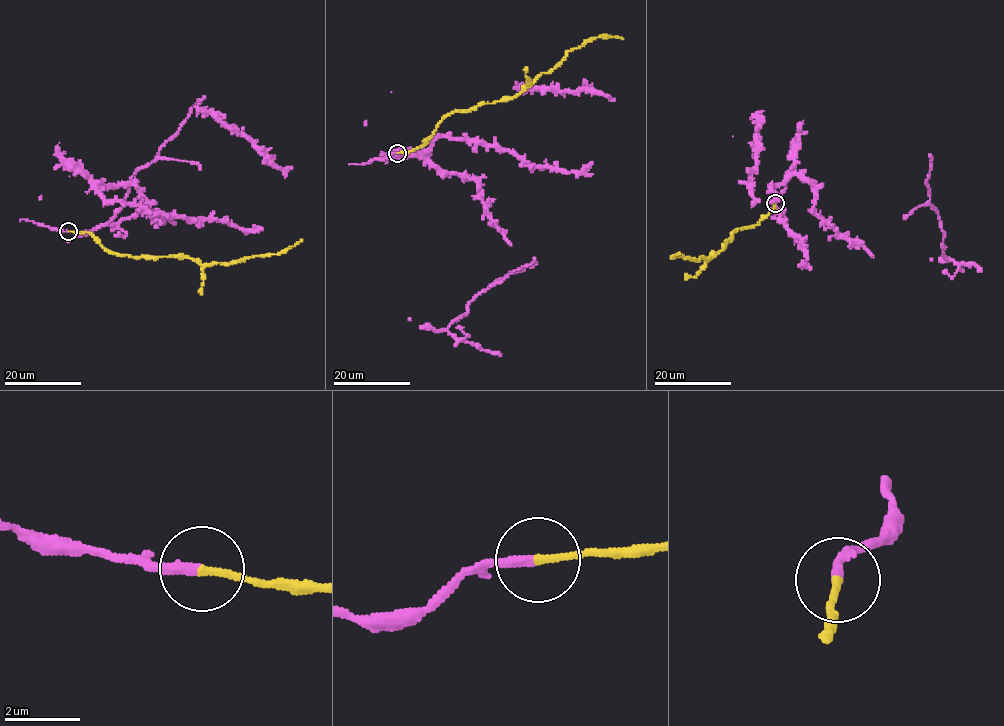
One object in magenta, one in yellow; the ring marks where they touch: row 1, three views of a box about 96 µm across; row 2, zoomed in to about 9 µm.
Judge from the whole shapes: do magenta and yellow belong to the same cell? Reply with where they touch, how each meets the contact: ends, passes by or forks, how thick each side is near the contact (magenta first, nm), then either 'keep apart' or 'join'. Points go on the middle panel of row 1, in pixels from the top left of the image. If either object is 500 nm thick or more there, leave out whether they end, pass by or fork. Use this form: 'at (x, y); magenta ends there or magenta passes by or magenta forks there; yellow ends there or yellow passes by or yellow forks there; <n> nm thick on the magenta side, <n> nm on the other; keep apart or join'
at (397, 153); magenta ends there; yellow ends there; 280 nm thick on the magenta side, 200 nm on the other; join

